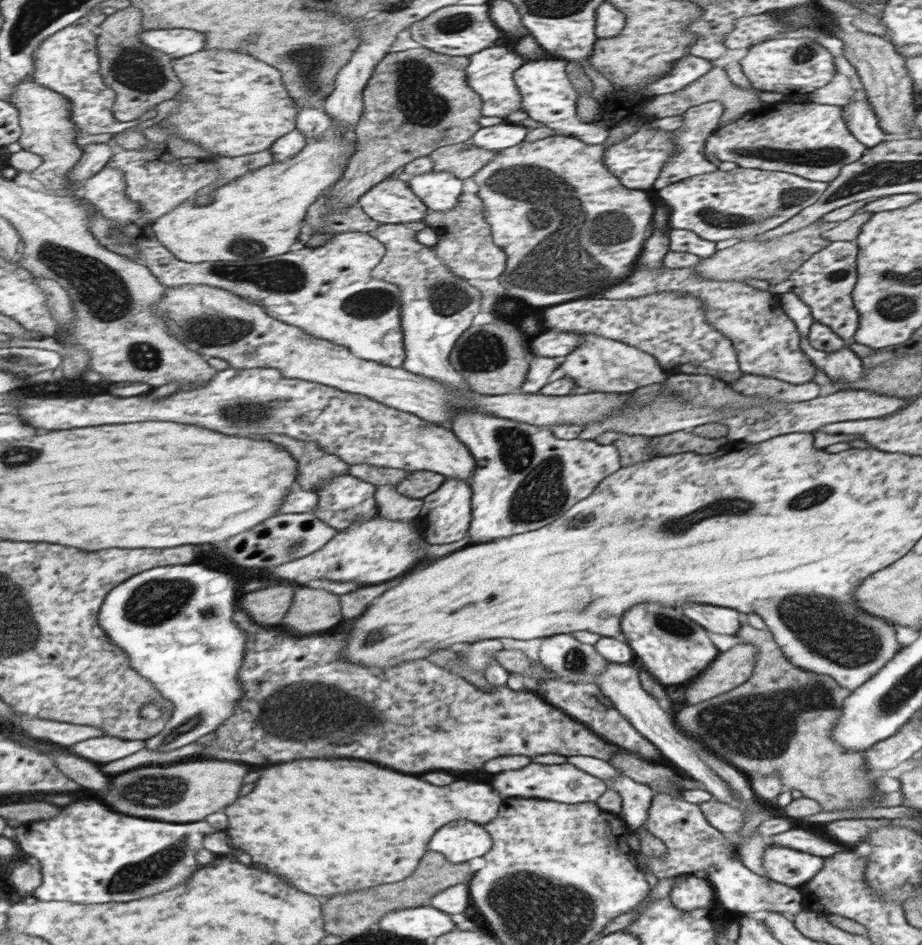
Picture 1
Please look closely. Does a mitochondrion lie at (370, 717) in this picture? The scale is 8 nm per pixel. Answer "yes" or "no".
no

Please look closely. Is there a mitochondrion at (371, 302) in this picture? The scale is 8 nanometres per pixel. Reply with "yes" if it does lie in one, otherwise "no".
yes

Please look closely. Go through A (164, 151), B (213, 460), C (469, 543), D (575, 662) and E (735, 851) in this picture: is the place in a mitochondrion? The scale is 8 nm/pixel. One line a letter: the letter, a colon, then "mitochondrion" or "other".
A: other
B: other
C: other
D: mitochondrion
E: other

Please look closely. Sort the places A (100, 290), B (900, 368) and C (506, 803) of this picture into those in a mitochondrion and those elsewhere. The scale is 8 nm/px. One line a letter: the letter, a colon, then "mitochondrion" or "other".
A: mitochondrion
B: other
C: other

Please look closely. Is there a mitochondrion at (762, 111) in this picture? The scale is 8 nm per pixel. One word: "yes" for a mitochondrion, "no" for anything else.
no

